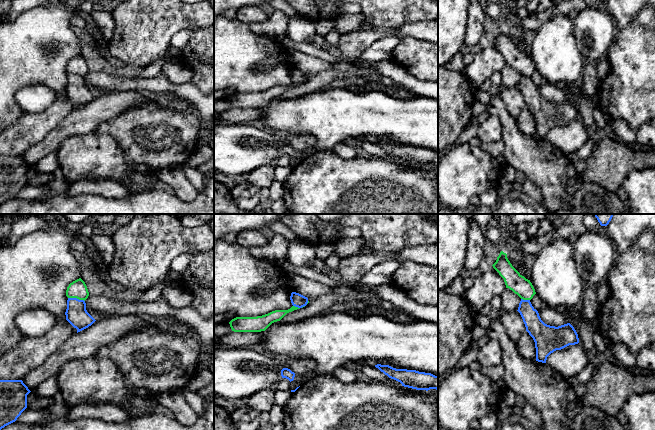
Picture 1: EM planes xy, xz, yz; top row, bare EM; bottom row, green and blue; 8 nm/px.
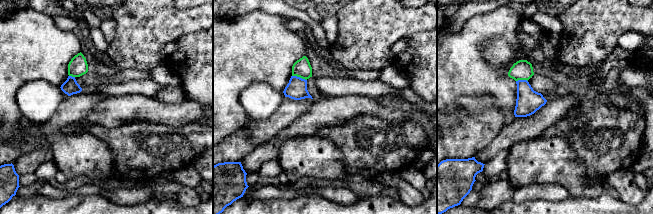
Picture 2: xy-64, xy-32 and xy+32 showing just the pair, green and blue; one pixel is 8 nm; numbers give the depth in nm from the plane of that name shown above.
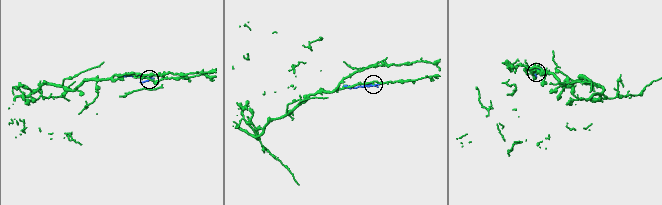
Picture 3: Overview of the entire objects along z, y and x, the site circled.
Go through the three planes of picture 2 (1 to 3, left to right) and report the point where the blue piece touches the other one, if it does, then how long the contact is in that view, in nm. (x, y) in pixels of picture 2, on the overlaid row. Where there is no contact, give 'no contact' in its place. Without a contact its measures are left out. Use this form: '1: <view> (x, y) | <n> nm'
1: xy-64 (72, 76) | 50 nm
2: xy-32 (299, 76) | 130 nm
3: xy+32 (521, 79) | 100 nm

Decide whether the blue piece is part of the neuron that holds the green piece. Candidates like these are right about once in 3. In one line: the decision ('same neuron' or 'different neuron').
different neuron

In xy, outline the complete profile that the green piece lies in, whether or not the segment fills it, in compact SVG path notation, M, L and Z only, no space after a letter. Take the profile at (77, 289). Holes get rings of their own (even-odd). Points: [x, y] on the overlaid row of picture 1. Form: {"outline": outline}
{"outline": "M79 278L70 283L66 290L66 296L68 298L77 298L85 301L89 296L85 282Z"}

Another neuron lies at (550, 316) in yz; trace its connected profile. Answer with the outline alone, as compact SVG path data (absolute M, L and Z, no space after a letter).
M545 306L538 311L541 320L550 326L561 326L568 323L567 318L559 313L556 309Z

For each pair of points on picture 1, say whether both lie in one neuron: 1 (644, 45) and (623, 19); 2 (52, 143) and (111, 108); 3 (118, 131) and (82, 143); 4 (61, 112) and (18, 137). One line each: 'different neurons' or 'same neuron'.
1: same neuron
2: same neuron
3: different neurons
4: same neuron

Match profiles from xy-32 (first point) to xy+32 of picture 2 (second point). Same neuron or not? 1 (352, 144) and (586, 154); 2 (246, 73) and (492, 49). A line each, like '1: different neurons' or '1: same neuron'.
1: same neuron
2: different neurons

